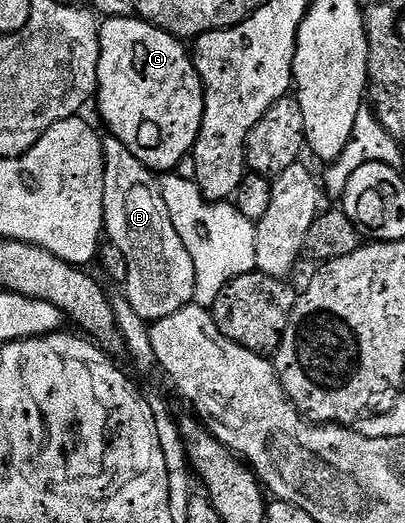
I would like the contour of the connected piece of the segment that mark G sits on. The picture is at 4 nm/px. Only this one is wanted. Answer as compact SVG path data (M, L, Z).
M128 17L126 19L104 18L99 29L99 86L97 88L99 115L103 118L104 125L111 130L108 132L113 138L121 141L121 145L125 145L125 149L129 149L129 153L133 153L133 157L137 157L137 161L141 161L156 173L162 173L162 171L174 172L181 159L192 154L203 120L203 82L199 80L199 70L195 67L194 58L189 54L188 48L186 51L183 47L186 46L174 35L170 35L168 31L162 31L159 27L154 27L152 23L146 23L144 19L138 17Z

